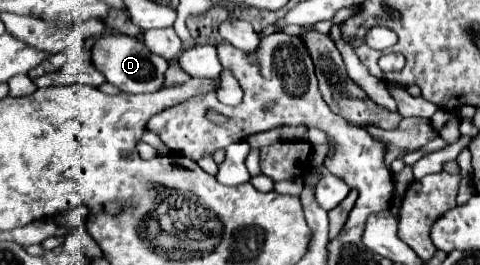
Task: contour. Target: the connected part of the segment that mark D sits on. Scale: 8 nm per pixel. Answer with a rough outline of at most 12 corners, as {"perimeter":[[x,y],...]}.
{"perimeter":[[105,33],[93,65],[123,93],[163,87],[167,61],[139,39]]}

